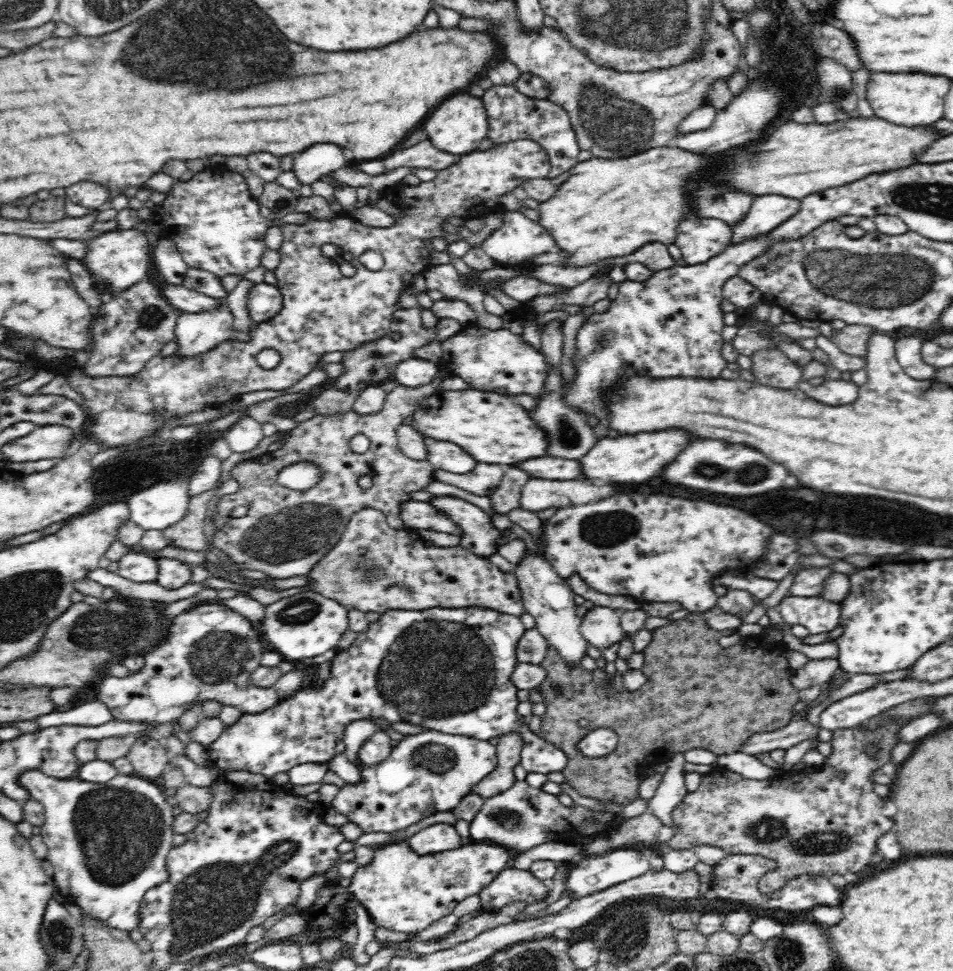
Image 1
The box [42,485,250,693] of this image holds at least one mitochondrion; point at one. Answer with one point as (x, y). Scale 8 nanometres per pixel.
(101, 630)

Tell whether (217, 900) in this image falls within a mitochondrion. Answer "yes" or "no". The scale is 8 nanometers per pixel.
yes

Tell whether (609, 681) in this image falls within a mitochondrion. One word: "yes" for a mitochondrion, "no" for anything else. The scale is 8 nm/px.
no

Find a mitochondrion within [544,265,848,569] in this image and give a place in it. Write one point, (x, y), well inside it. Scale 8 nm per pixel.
(613, 527)

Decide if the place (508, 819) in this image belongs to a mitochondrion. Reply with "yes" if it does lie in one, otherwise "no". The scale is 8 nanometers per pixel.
yes

